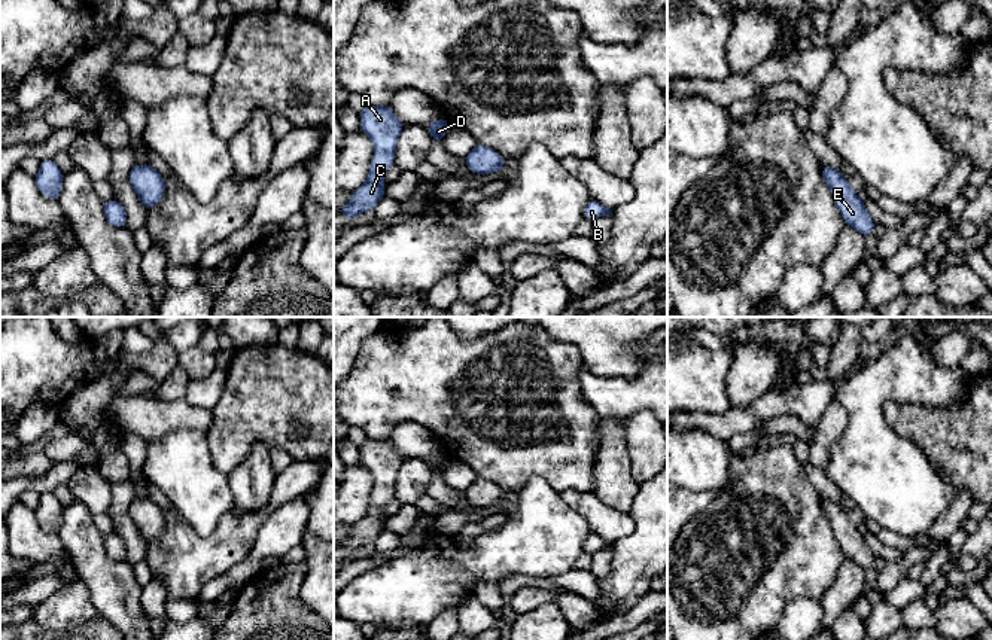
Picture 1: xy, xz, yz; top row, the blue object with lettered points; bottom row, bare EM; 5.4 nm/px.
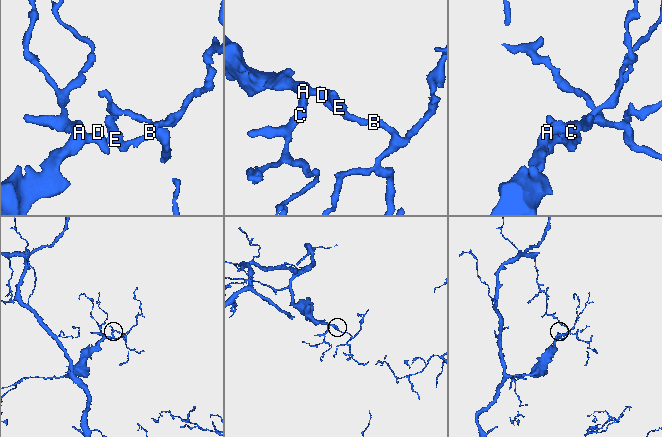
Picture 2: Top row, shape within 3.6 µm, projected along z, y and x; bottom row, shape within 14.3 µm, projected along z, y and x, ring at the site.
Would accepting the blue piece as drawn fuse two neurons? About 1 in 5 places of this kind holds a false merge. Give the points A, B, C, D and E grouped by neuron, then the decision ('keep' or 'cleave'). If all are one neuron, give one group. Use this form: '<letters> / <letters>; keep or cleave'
A B C D E; keep

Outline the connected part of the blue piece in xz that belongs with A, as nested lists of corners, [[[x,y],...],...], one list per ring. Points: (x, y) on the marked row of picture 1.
[[[366,104],[359,113],[360,129],[371,138],[375,155],[371,159],[366,182],[353,192],[353,198],[338,211],[346,219],[353,219],[384,196],[384,173],[395,164],[393,155],[404,124],[395,118],[390,106]]]

